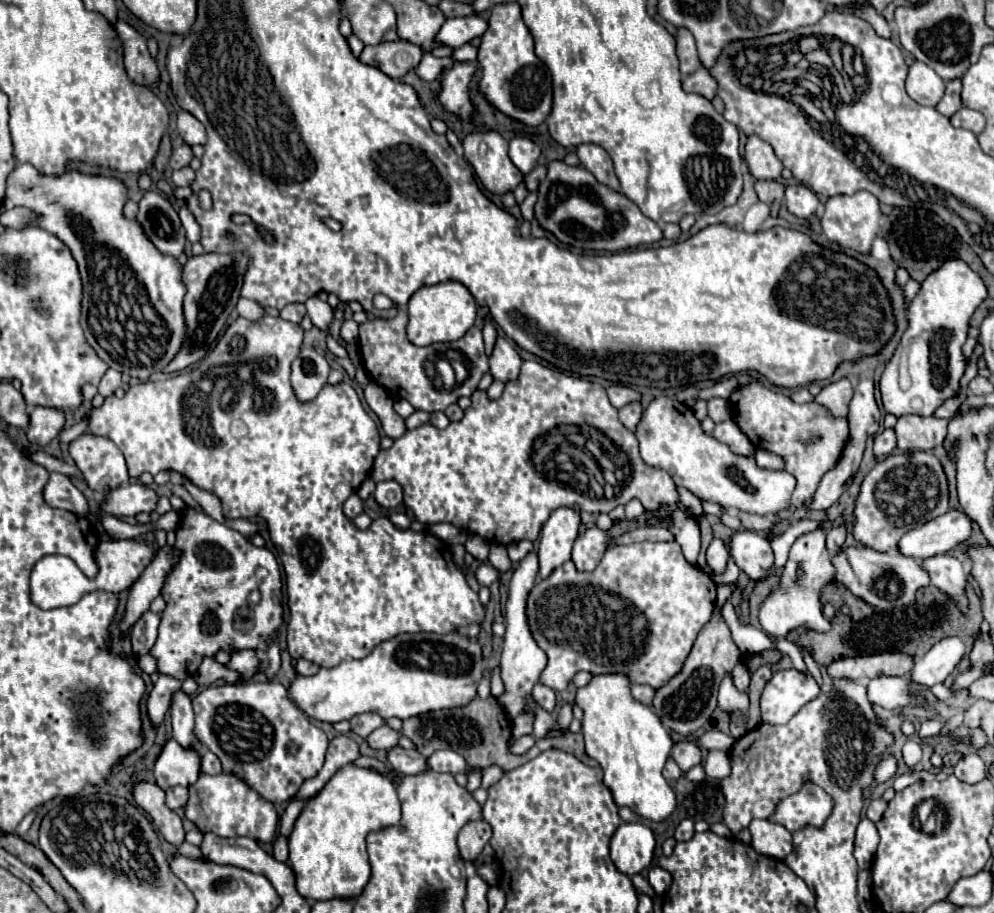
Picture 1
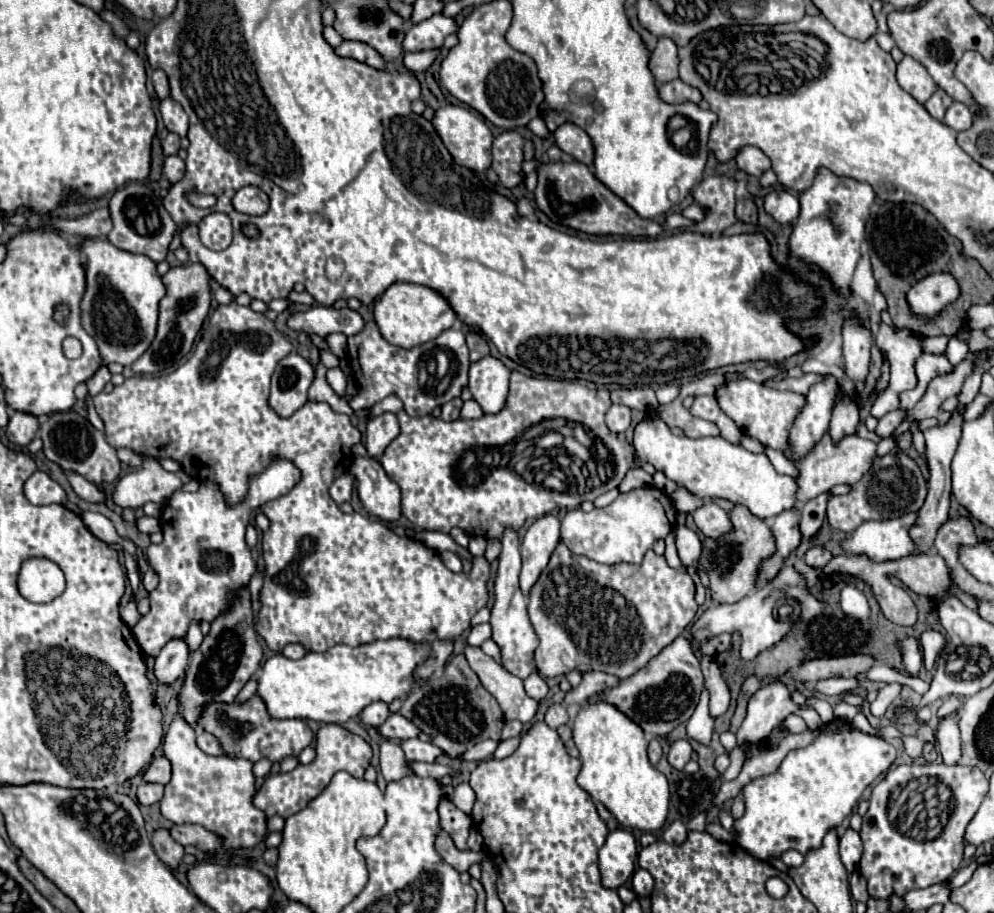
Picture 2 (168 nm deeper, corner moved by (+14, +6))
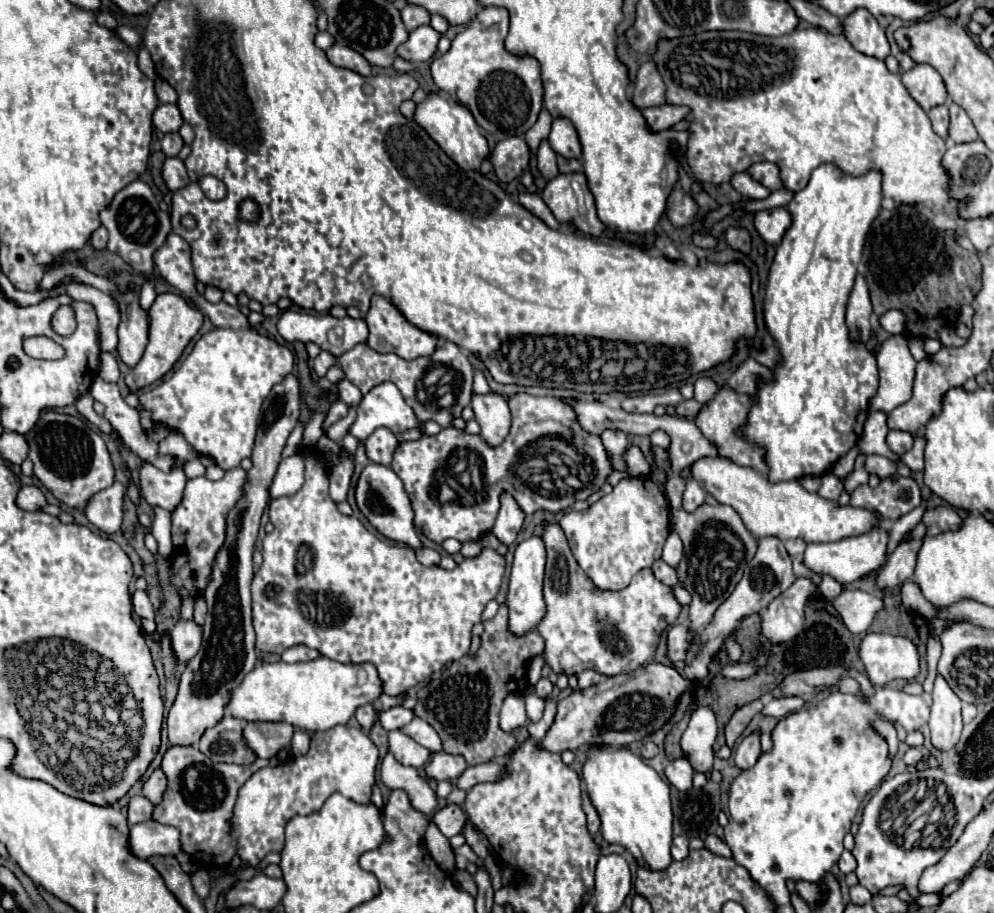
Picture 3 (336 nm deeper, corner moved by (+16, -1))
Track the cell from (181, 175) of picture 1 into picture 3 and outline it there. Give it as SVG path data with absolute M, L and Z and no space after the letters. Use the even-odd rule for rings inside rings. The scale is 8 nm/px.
M172 156L172 158L166 158L166 160L164 160L162 176L164 176L166 186L168 186L172 192L184 188L184 186L190 182L190 178L188 178L188 174L186 174L186 166L184 166L184 162L182 162L178 156Z

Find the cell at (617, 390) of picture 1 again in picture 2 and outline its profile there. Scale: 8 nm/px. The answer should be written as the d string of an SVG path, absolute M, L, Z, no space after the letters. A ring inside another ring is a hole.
M636 387L636 389L614 389L610 391L612 403L626 405L638 411L654 411L658 407L656 395L650 387Z

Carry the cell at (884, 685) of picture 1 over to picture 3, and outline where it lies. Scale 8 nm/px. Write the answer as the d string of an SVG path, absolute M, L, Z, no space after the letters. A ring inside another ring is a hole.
M766 698L762 714L764 716L774 716L774 718L784 718L790 712L798 712L804 706L804 698Z

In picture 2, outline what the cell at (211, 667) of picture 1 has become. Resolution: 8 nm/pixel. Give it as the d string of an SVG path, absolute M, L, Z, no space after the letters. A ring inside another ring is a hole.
M194 623L194 625L190 625L188 635L186 635L186 643L188 643L190 651L200 649L200 643L202 643L202 633L200 633L200 627L198 627L196 623Z

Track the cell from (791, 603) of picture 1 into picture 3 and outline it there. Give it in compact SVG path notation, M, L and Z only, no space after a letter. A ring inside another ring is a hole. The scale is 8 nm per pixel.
M672 624L666 632L666 656L672 664L684 660L684 648L688 648L688 626L686 624Z

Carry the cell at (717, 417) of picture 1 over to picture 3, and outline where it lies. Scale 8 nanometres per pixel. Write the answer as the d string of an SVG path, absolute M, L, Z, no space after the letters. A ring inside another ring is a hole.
M692 398L692 400L682 400L674 410L676 410L676 416L680 416L680 418L694 418L700 412L700 408L702 408L702 404Z

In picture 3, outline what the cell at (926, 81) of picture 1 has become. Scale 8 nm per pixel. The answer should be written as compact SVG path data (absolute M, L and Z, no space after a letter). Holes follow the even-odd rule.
M918 64L916 68L902 74L902 82L912 98L928 112L934 106L946 104L948 92L942 76L930 64Z

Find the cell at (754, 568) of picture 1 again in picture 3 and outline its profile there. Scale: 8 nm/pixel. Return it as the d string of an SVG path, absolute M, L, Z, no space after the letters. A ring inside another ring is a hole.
M686 478L686 488L682 494L682 508L686 512L694 512L700 504L704 504L704 496L706 492L698 486L698 482L694 478Z

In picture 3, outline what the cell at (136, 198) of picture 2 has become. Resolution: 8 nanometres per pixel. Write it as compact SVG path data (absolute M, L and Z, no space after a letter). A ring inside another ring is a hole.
M134 180L126 188L122 188L110 202L108 208L100 212L102 226L106 226L110 240L108 250L118 254L124 262L128 262L138 272L150 272L154 268L154 252L164 244L170 228L170 216L158 208L158 200L154 198L150 186L142 180Z

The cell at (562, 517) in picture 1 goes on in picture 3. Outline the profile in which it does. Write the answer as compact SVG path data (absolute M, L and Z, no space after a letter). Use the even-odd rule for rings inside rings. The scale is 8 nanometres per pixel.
M532 536L518 544L514 552L514 562L512 562L512 572L510 572L510 586L508 586L508 630L514 636L522 636L538 626L538 622L546 614L546 602L542 594L542 580L544 580L544 562L546 562L546 552L544 552L544 542L540 536Z

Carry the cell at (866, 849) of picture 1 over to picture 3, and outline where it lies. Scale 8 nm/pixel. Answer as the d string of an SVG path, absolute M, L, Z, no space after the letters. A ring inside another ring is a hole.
M844 850L842 858L840 858L840 862L838 862L838 868L840 868L844 874L850 874L850 872L856 870L856 860L854 860L854 856L852 856L848 850Z

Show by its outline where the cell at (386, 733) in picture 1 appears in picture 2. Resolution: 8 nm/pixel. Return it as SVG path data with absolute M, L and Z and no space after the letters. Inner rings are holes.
M400 713L390 715L382 725L376 727L376 731L380 733L382 739L410 739L410 737L418 737L420 731L416 725L410 725L410 721L406 721L406 717L402 717Z

